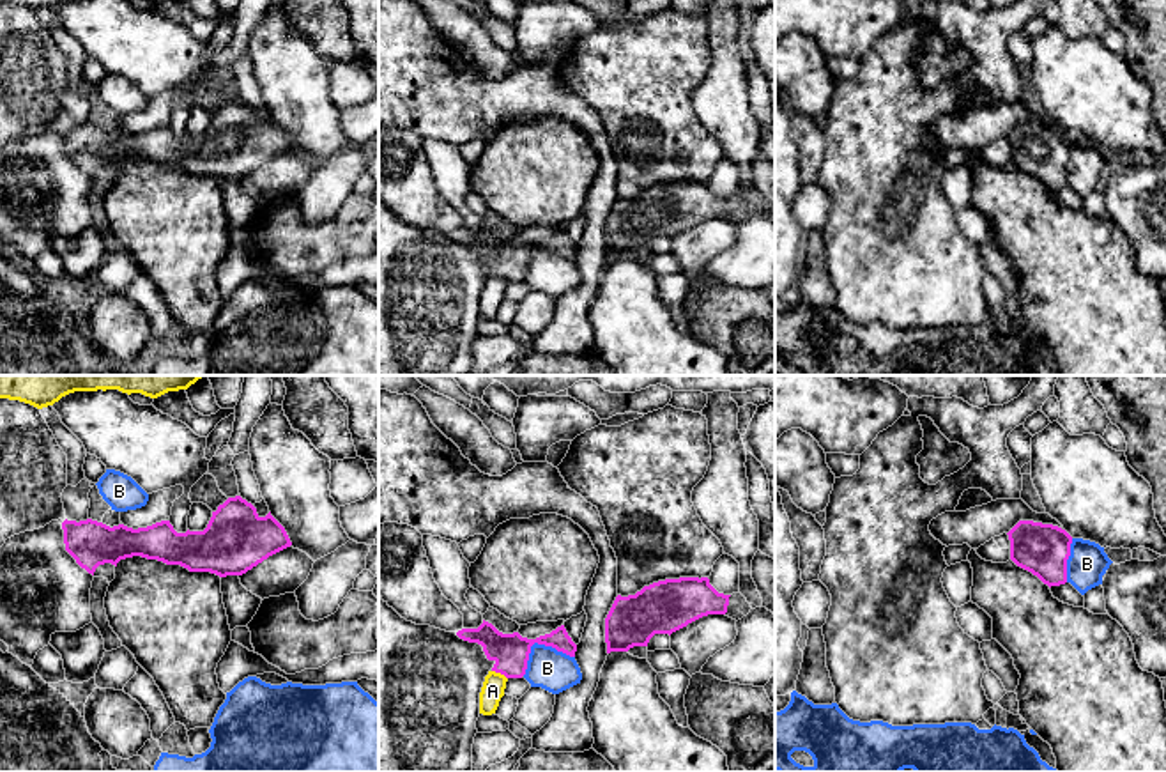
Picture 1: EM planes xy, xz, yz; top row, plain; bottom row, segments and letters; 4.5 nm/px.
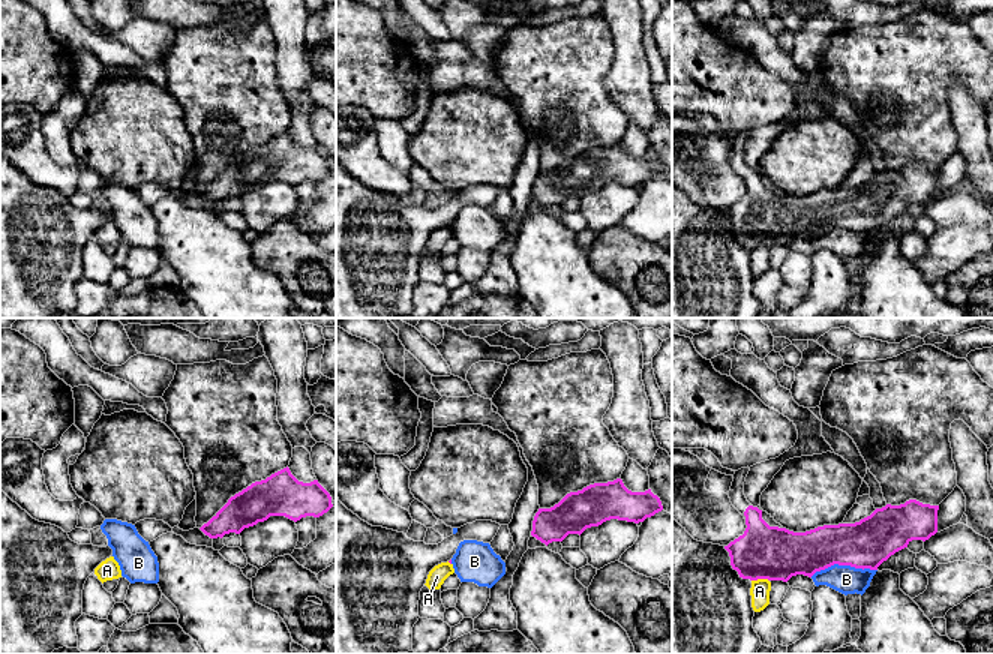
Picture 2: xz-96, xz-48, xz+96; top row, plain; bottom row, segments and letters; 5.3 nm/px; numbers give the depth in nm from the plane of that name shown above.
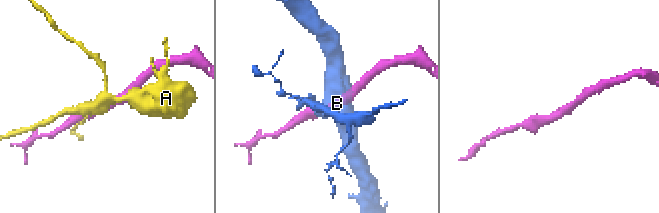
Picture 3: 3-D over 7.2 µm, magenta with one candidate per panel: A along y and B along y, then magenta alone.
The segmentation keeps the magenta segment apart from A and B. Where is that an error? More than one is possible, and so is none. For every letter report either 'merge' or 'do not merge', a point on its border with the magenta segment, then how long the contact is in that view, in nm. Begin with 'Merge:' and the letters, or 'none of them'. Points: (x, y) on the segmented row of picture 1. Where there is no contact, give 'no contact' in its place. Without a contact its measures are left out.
Merge: none of them
A: do not merge | xz (499, 671) | 80 nm
B: do not merge | xz (538, 643) | 260 nm

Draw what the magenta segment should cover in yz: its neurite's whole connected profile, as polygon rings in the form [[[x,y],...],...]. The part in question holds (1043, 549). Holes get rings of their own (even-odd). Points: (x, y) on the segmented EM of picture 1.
[[[1019,521],[1009,533],[1010,560],[1037,575],[1044,584],[1067,583],[1067,560],[1072,537],[1053,524]]]

